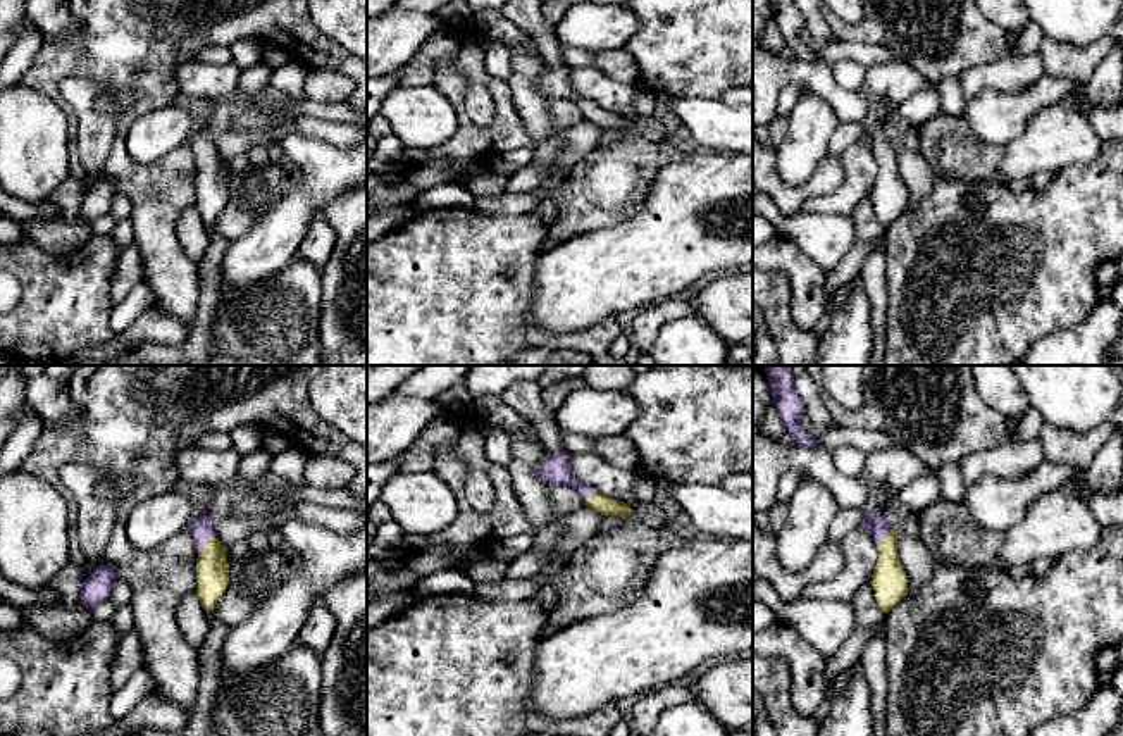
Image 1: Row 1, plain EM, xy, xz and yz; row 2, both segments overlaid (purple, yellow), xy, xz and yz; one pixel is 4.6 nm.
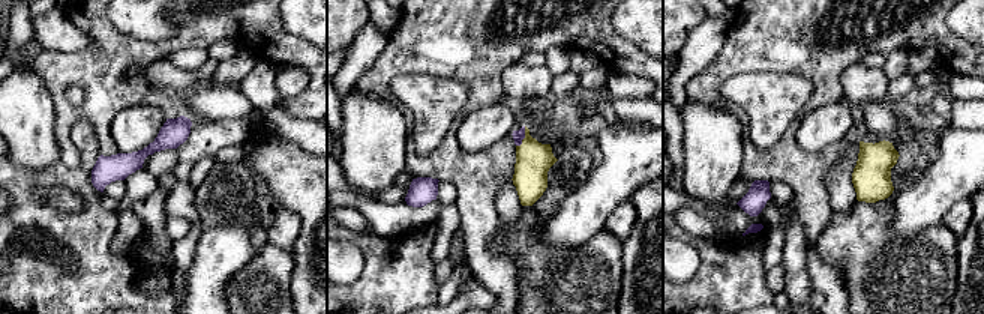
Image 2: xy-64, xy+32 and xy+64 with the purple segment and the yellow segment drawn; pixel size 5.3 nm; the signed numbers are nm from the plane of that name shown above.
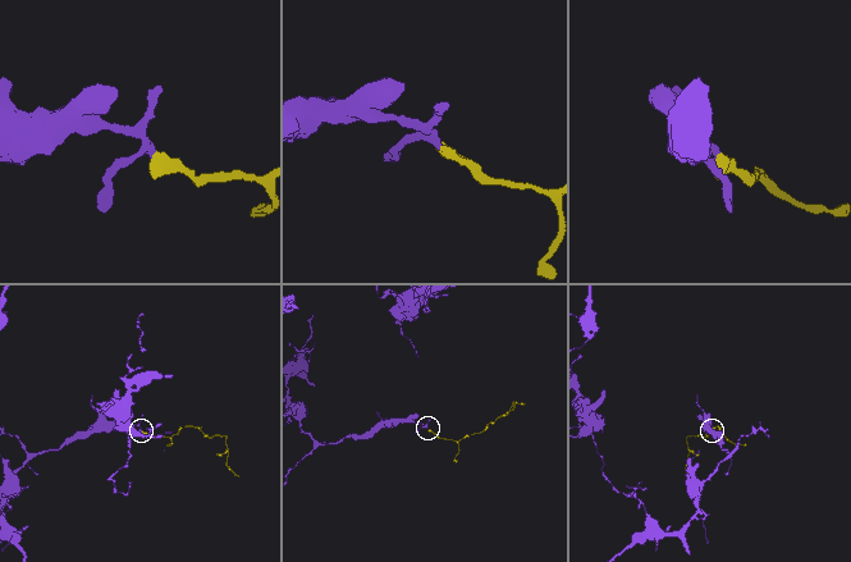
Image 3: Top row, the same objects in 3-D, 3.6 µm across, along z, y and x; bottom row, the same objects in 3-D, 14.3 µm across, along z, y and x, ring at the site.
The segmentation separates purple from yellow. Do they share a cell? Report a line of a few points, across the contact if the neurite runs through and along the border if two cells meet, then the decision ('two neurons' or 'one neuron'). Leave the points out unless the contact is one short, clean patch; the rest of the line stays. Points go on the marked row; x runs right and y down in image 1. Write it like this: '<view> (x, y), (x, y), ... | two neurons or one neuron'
xy (202, 528), (204, 542), (210, 552), (212, 571) | one neuron

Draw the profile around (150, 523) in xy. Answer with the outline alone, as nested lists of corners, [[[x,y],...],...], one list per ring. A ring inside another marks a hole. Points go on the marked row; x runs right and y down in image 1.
[[[169,491],[136,503],[126,519],[129,541],[140,550],[162,546],[202,514],[188,496]]]

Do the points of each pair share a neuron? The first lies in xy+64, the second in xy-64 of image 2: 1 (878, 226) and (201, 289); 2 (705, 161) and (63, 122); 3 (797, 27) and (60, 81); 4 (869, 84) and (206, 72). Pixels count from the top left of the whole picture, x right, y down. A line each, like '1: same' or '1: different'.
1: different
2: different
3: same
4: same

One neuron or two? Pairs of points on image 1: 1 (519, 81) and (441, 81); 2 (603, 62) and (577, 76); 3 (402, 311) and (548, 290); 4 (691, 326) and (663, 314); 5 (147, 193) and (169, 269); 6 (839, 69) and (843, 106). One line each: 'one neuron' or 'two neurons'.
1: two neurons
2: two neurons
3: two neurons
4: two neurons
5: one neuron
6: two neurons

